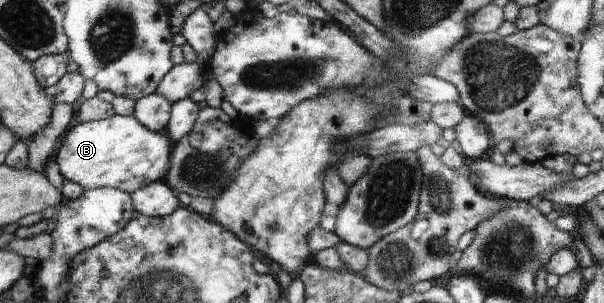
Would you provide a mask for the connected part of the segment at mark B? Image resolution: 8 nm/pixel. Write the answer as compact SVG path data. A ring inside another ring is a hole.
M115 114L112 118L76 124L63 141L56 154L60 172L64 179L78 183L83 189L112 187L132 194L164 178L166 152L171 160L170 142L164 132L148 130L137 118L128 115Z

